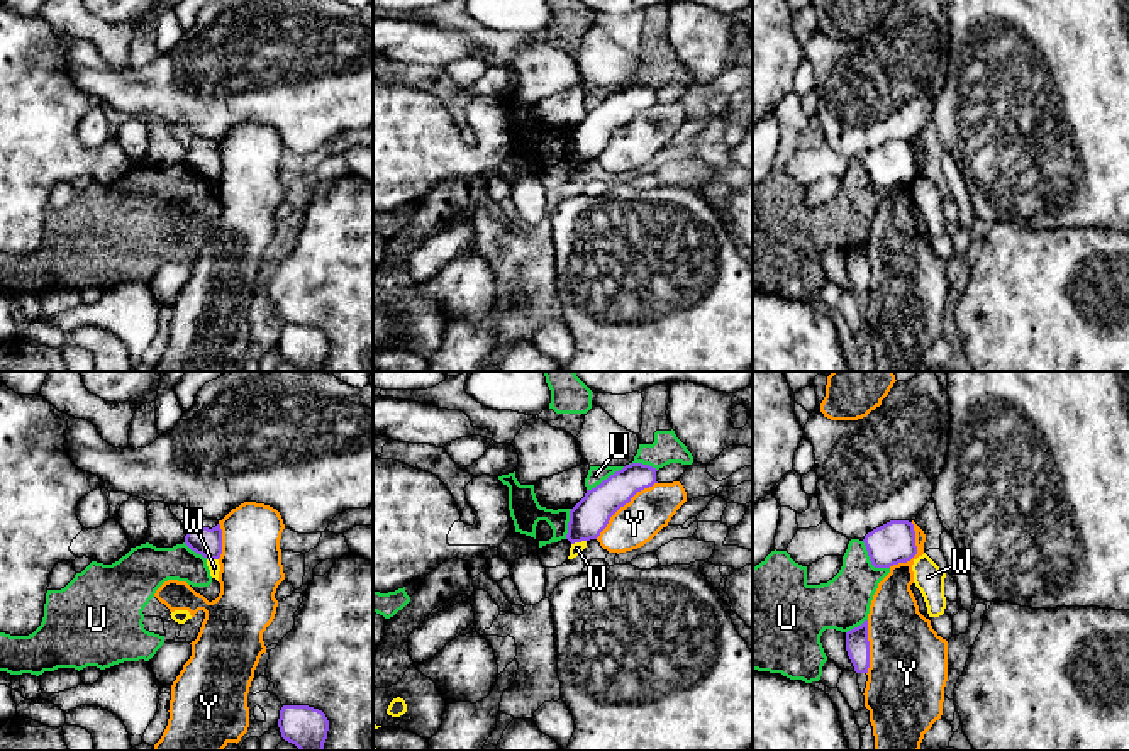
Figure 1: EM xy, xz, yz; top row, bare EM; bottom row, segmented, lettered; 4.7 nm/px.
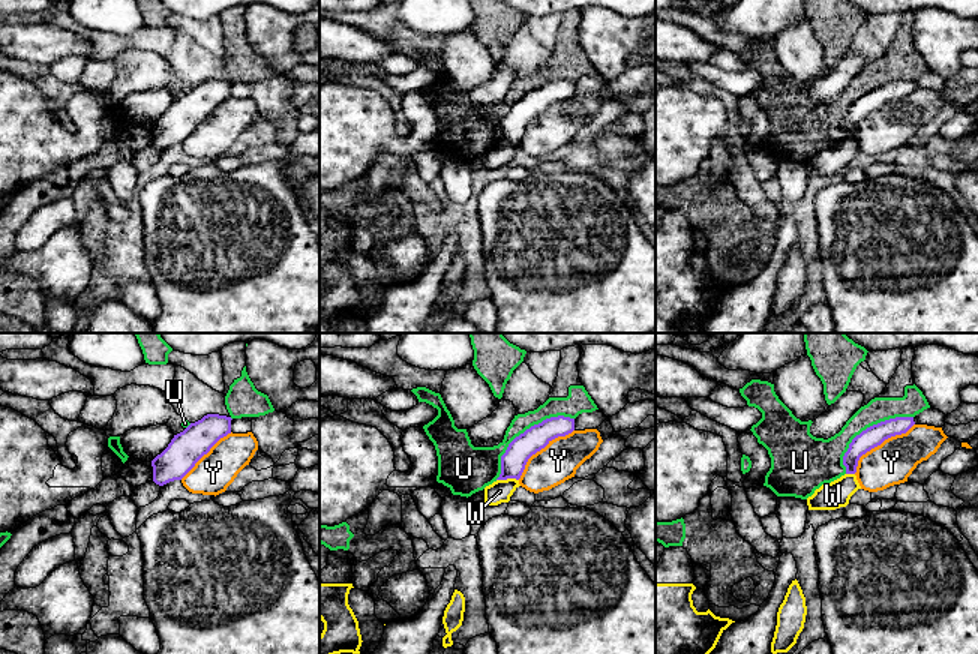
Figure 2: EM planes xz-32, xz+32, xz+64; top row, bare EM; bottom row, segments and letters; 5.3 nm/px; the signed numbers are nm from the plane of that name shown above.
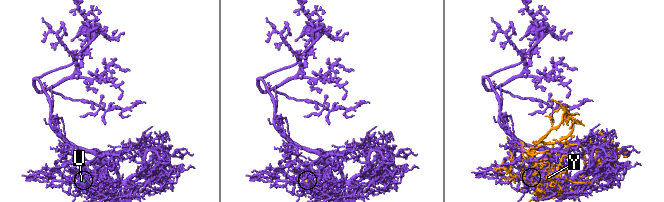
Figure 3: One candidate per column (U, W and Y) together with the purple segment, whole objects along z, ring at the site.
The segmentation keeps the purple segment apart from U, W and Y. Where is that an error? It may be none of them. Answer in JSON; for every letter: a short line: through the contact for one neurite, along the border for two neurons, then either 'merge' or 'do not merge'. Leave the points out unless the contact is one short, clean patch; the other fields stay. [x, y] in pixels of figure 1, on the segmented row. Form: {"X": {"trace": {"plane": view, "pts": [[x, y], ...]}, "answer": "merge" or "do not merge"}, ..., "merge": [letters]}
{"U": {"answer": "do not merge"}, "W": {"trace": {"plane": "xz", "pts": [[585, 539], [572, 545]]}, "answer": "do not merge"}, "Y": {"answer": "do not merge"}, "merge": []}

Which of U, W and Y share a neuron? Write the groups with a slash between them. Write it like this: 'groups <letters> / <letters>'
groups U / W / Y

